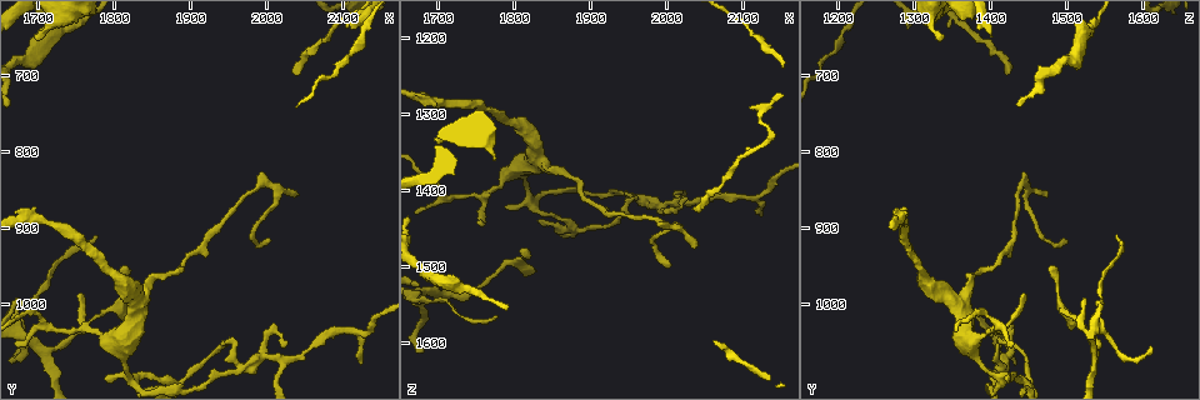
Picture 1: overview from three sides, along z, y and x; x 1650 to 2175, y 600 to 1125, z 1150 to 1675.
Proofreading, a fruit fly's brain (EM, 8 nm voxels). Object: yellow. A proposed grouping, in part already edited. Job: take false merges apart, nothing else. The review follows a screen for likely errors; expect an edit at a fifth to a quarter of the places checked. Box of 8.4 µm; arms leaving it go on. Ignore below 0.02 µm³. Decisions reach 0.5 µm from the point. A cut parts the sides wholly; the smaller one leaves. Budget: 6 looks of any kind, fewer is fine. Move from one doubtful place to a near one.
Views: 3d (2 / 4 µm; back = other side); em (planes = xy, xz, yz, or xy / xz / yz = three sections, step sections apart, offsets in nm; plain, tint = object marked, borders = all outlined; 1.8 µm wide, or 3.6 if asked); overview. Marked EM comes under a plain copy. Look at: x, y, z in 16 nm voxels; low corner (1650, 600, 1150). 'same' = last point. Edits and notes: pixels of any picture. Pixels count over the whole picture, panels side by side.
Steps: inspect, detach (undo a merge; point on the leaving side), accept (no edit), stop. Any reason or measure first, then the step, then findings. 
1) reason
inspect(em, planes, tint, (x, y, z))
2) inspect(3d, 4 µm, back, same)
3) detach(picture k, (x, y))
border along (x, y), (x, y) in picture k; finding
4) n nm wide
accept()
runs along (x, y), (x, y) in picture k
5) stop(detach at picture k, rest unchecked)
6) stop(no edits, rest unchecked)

inspect(em, 3.6 µm, planes, tint, (1800, 1005, 1495))

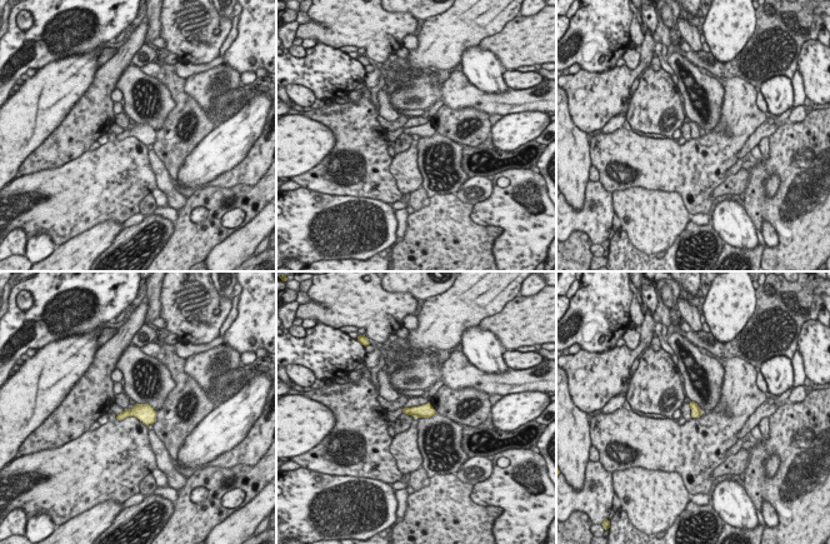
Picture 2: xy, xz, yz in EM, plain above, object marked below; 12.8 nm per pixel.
accept()
all the same neuron

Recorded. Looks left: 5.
sudden change in width
inspect(em, planes, tint, (1765, 925, 1295))

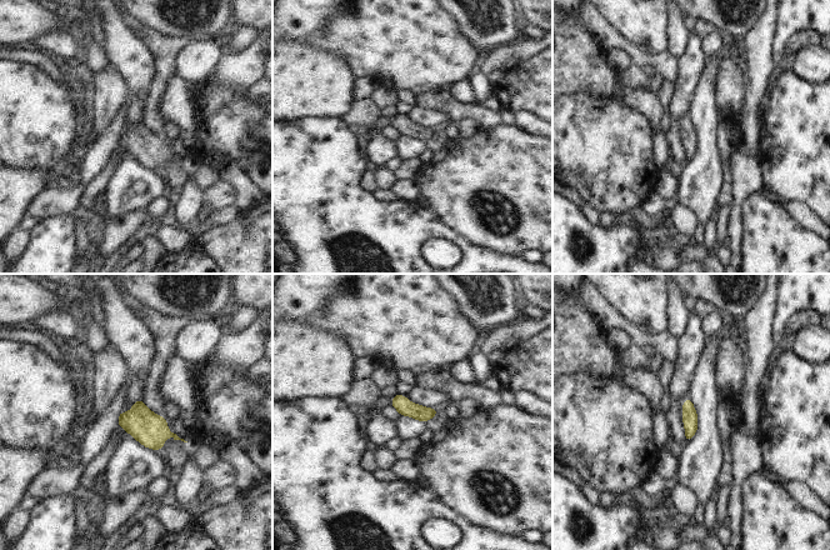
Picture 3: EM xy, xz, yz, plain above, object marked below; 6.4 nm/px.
accept()
one neuron here

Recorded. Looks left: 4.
three-way junction
inspect(3d, 2 µm, (1820, 1095, 1400))

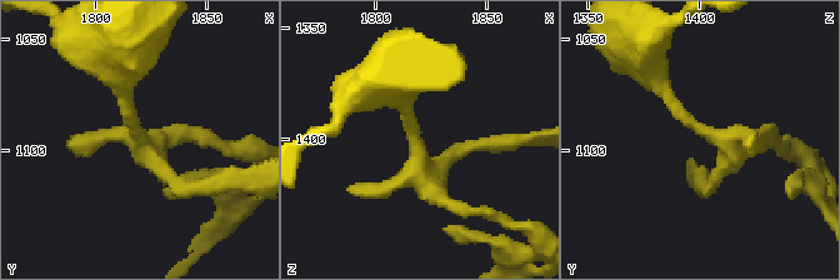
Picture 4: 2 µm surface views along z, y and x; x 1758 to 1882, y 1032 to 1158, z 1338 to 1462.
inspect(em, planes, tint, (1816, 1092, 1401))

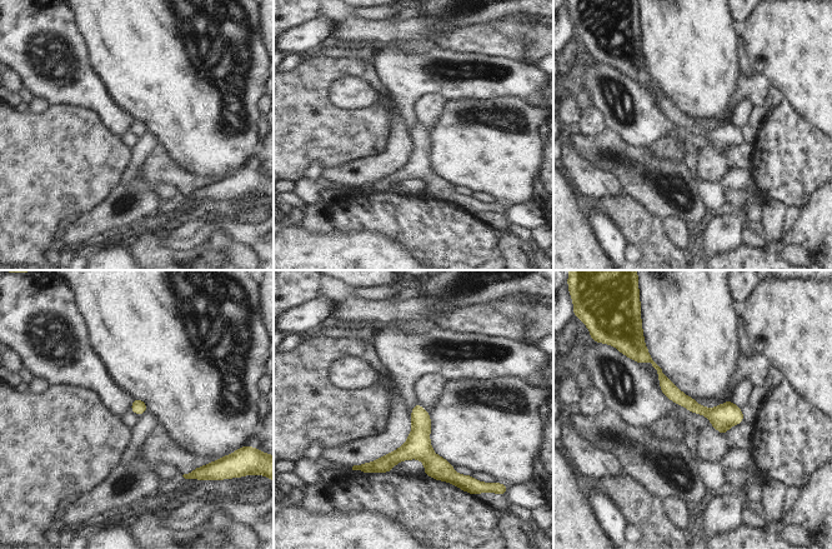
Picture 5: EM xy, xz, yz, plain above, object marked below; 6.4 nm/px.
accept()
runs along (645, 354), (681, 399), (740, 418) in picture 5; continuous, no second neuron

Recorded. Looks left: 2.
stop(no edits, rest unchecked)

